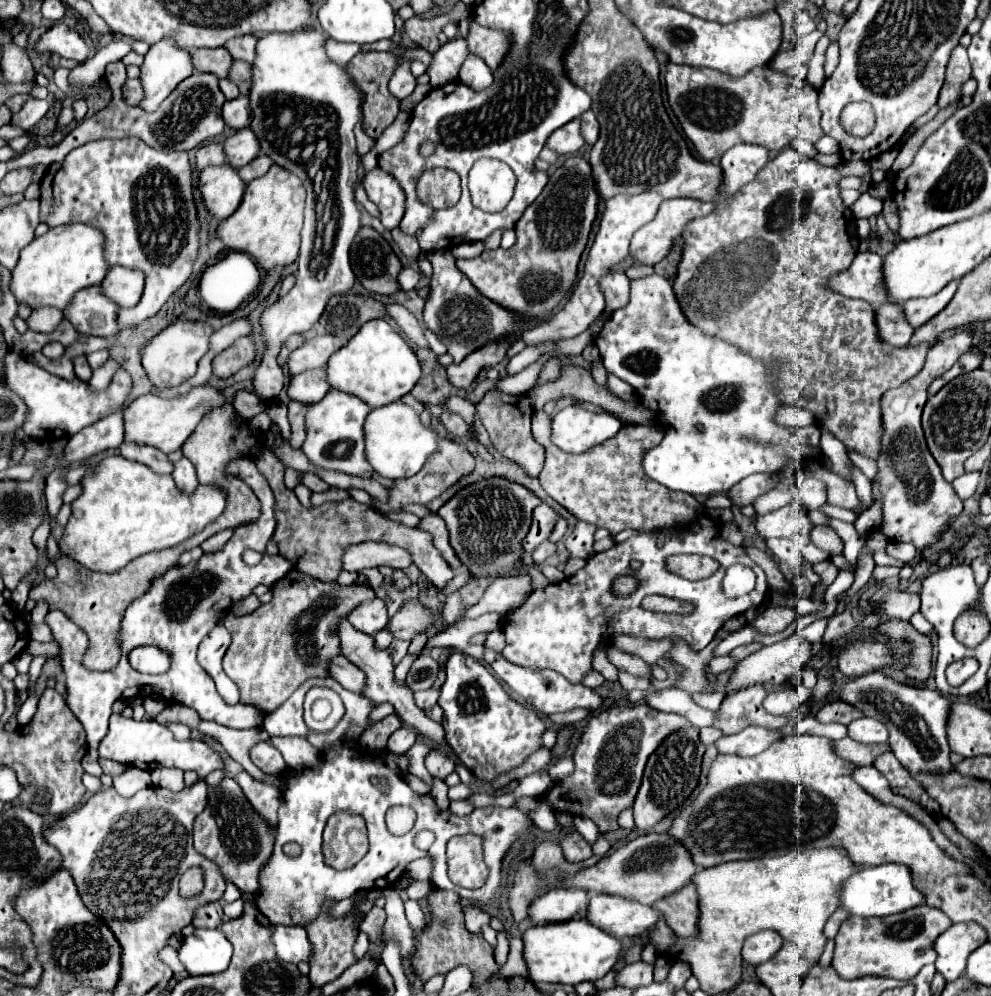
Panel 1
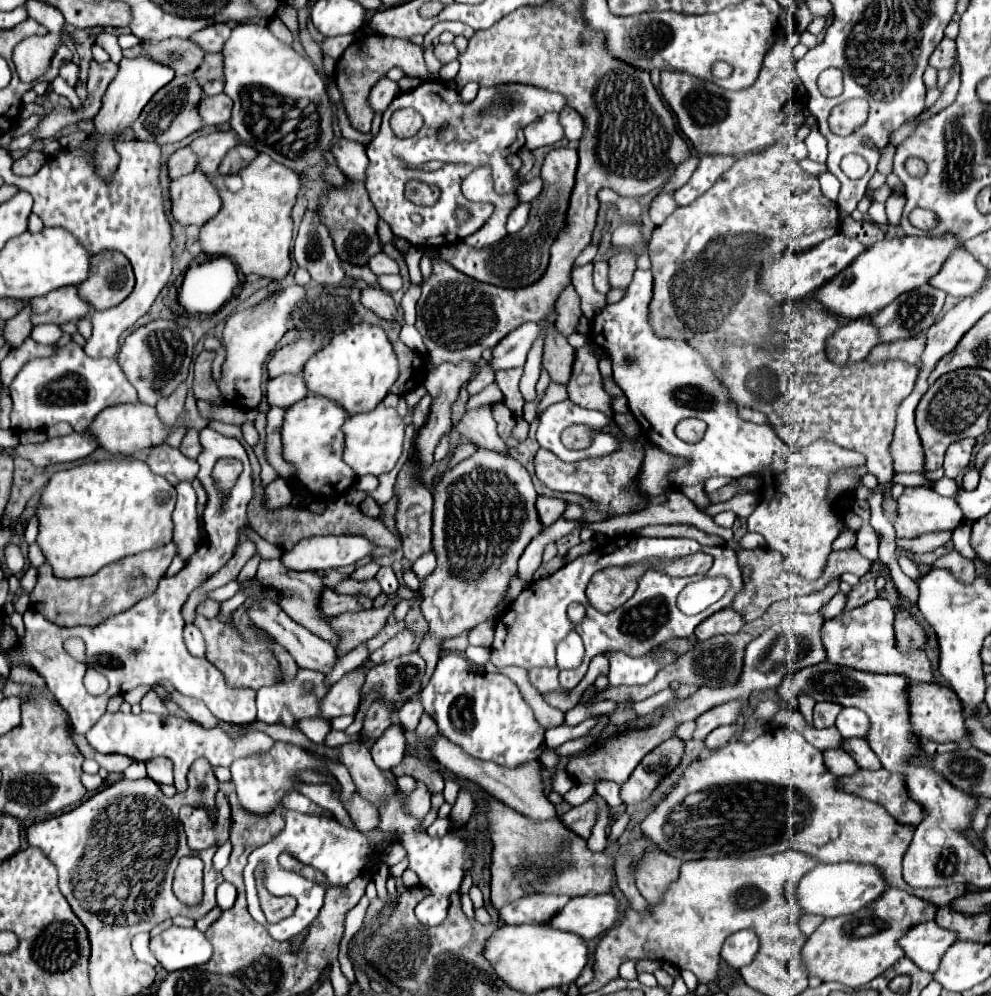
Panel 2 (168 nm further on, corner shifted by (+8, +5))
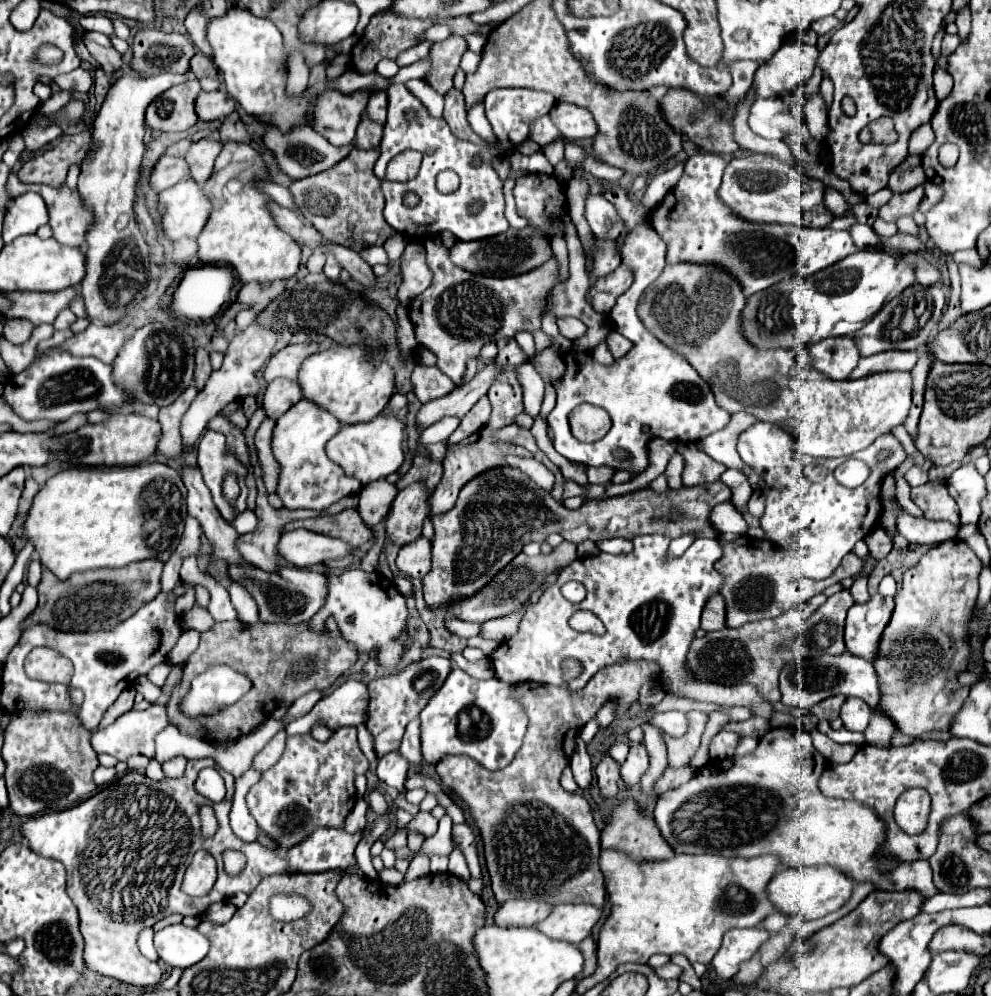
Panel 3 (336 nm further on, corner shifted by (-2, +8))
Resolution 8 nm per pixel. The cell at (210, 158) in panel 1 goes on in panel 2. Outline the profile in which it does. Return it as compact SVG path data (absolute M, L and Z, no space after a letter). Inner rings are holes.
M184 147L184 149L178 149L170 161L168 161L168 171L170 171L170 177L176 179L180 175L186 175L190 171L194 171L198 167L198 155L190 149L190 147Z

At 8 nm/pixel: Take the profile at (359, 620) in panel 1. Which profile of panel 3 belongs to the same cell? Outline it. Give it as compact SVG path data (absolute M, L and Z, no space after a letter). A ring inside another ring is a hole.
M230 564L226 570L228 578L240 586L244 586L258 604L262 622L282 622L282 624L300 624L310 620L318 608L322 608L322 600L326 598L326 576L296 568L296 566L280 566L274 572L266 572L254 564Z

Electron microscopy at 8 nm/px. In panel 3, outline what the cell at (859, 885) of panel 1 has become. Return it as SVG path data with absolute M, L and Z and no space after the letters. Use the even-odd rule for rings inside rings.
M830 866L782 868L768 882L766 892L778 912L796 916L796 918L808 922L808 920L816 920L816 918L822 918L822 916L838 910L850 898L852 880L848 876L842 876L836 868L830 868Z

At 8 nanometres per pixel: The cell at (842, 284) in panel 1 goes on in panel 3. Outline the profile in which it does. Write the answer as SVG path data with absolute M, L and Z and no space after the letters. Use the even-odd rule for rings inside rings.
M698 152L688 158L684 176L666 194L666 198L648 216L648 224L666 240L666 262L714 264L724 268L738 280L744 296L770 288L778 280L792 274L792 256L796 258L796 272L810 276L838 260L856 252L856 246L846 230L804 228L798 224L756 224L740 220L722 200L718 200L720 176L726 166L722 156Z

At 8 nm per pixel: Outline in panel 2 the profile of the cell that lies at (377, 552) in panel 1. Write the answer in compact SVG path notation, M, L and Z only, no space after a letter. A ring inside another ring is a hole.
M360 535L312 537L302 539L296 547L292 547L292 551L282 553L280 561L292 571L322 571L358 563L360 559L372 555L374 549L376 545Z

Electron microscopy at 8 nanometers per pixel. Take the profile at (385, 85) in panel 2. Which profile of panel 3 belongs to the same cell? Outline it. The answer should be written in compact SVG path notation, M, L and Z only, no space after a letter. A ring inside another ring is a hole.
M378 92L370 98L368 108L366 108L366 116L378 124L386 122L386 92Z

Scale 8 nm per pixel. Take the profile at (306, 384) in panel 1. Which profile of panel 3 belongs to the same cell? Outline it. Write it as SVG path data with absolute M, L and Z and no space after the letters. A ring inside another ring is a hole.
M272 380L266 386L266 392L262 396L262 408L266 410L266 416L272 420L278 420L290 406L302 400L302 392L298 388L298 382L290 380Z

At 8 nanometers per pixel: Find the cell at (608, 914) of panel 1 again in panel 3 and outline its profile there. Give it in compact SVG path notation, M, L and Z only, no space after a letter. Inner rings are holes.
M558 904L550 910L548 918L538 922L534 928L544 932L548 938L580 944L580 940L592 932L600 916L602 910L590 904Z

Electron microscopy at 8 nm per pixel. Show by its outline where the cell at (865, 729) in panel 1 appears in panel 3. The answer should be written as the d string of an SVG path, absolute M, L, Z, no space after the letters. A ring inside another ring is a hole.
M848 696L840 710L840 718L842 718L844 726L852 732L864 732L870 722L870 716L872 716L872 710L862 698Z

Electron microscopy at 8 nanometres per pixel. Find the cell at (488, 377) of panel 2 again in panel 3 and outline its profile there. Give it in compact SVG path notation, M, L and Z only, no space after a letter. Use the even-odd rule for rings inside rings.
M444 417L442 420L426 428L421 435L422 444L432 444L447 439L458 427L460 419L456 417Z

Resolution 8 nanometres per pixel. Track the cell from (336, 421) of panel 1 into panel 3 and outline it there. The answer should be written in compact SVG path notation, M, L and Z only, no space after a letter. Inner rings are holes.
M300 400L288 412L284 412L272 430L272 454L280 464L276 494L284 502L284 508L314 508L326 510L330 504L354 496L362 490L362 484L350 476L342 476L336 464L330 464L324 446L338 432L340 422L326 410L308 400Z

